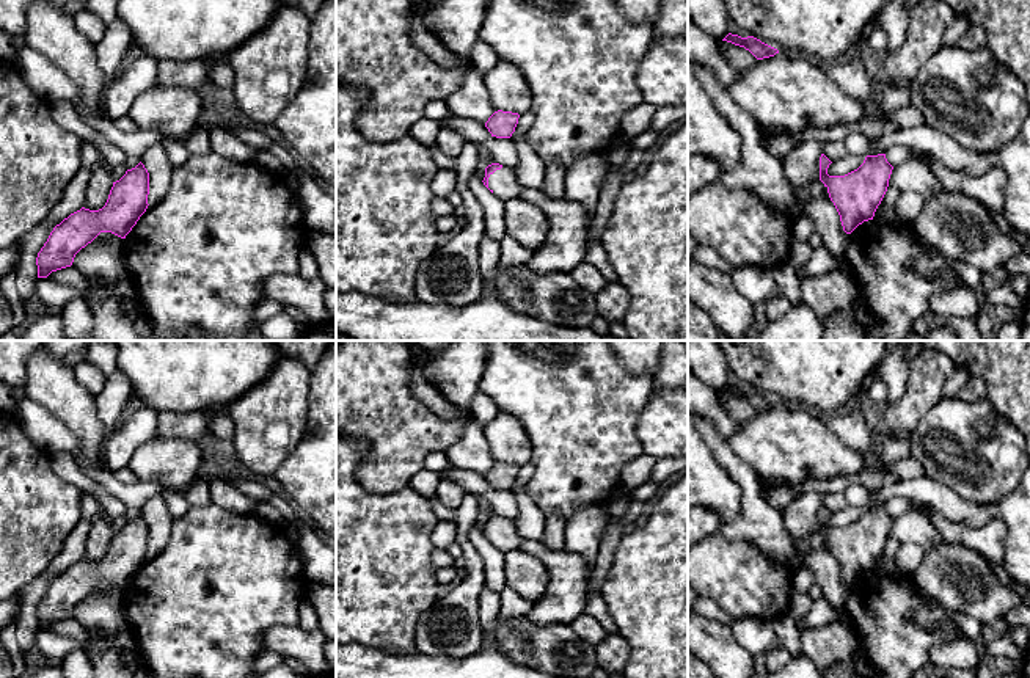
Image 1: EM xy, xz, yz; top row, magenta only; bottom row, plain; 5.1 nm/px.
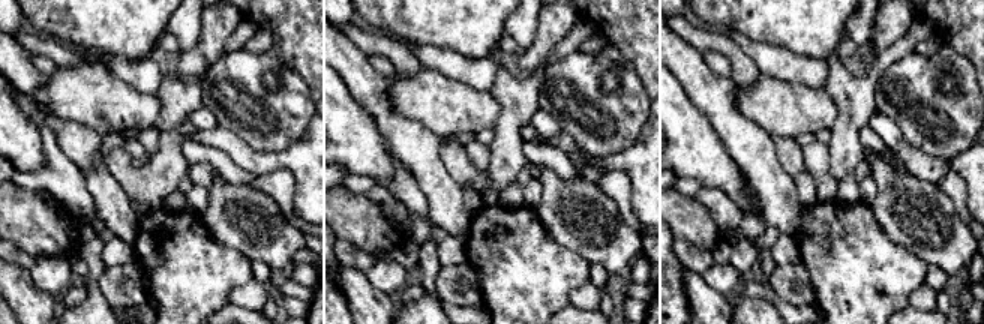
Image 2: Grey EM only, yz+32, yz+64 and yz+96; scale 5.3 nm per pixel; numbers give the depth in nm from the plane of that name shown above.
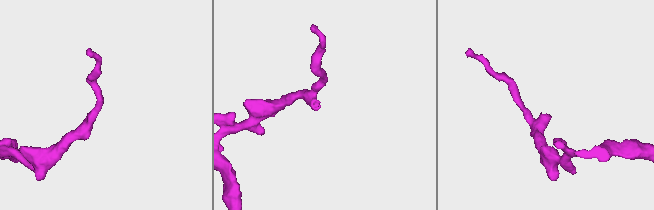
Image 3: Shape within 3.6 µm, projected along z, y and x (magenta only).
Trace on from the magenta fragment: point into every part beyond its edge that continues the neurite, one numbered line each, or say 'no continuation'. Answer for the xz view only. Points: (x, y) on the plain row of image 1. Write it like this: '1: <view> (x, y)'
1: xz (504, 535)

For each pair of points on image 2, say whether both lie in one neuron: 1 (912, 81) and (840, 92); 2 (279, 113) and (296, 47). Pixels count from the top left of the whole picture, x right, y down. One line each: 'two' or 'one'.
1: two
2: two

